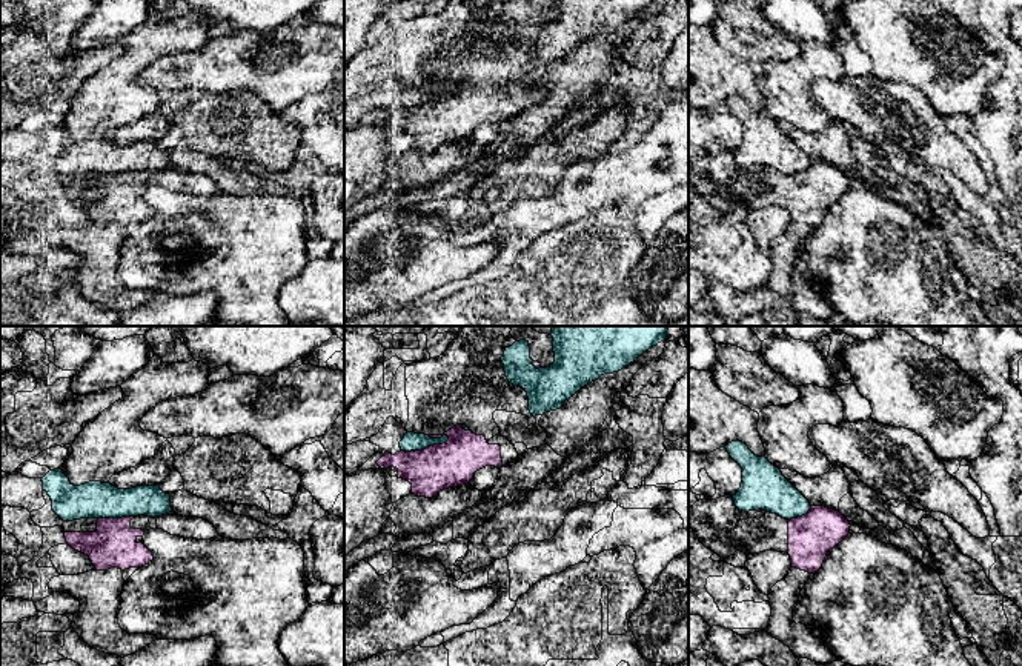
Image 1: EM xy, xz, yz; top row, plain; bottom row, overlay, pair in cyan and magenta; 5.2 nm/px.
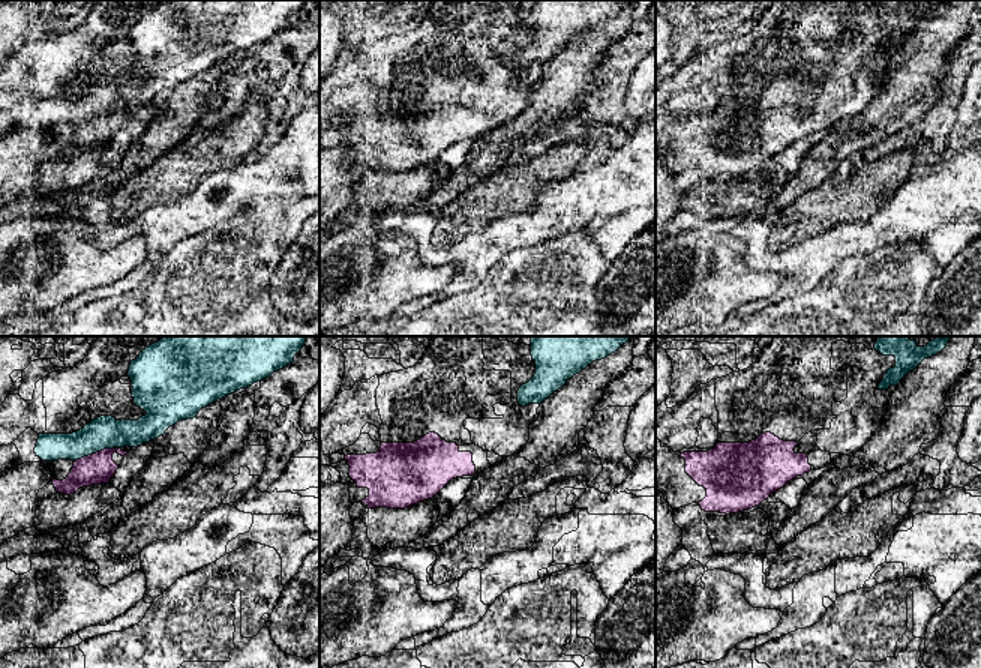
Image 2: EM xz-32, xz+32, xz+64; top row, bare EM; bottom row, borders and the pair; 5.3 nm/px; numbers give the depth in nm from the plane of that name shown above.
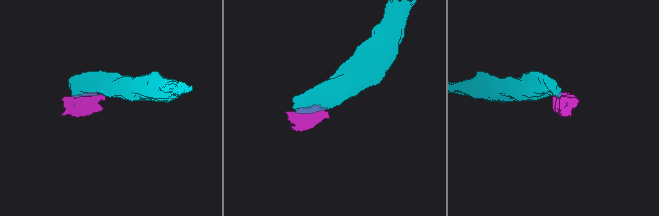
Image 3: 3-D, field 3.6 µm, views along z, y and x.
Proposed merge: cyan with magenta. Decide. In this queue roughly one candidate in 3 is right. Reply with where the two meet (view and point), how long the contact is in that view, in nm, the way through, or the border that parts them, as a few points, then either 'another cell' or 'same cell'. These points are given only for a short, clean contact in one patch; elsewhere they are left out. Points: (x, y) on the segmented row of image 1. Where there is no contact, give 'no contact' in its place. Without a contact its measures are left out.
xz (424, 448) | 260 nm | along xz (449, 437), (441, 443), (401, 451) | another cell

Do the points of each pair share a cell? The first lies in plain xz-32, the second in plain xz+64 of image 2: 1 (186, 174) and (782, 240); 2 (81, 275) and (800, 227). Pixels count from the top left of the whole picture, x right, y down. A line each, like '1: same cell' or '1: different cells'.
1: same cell
2: different cells

